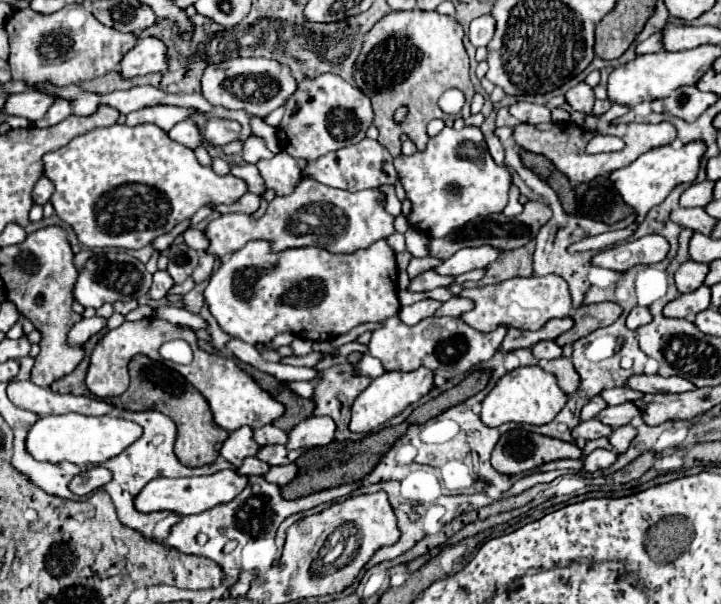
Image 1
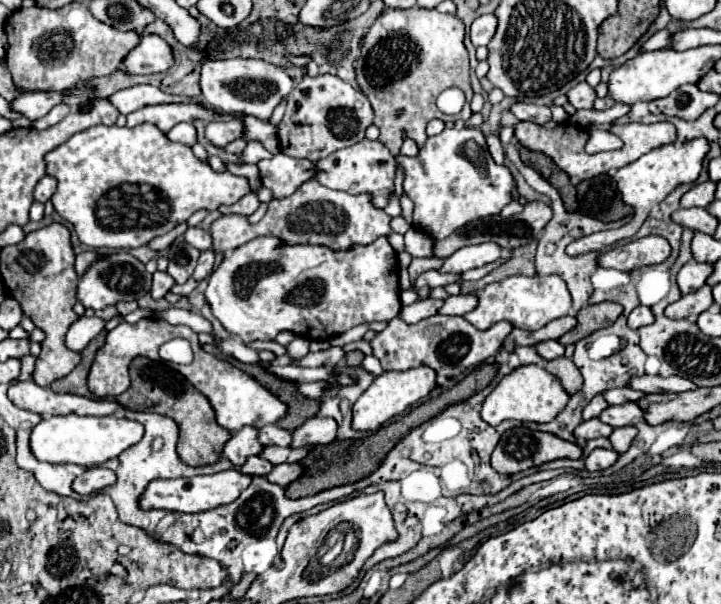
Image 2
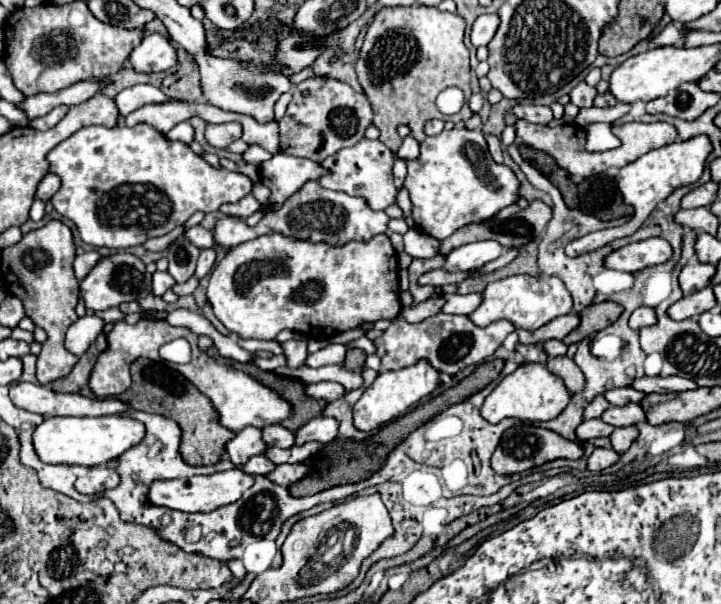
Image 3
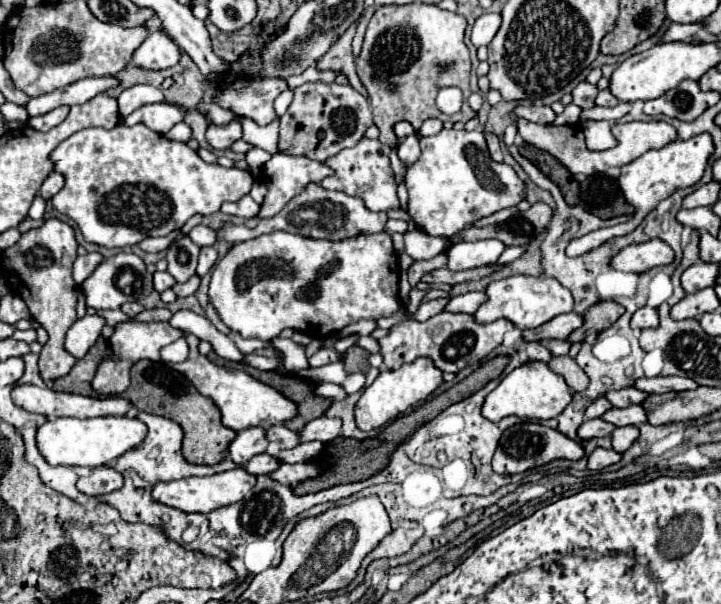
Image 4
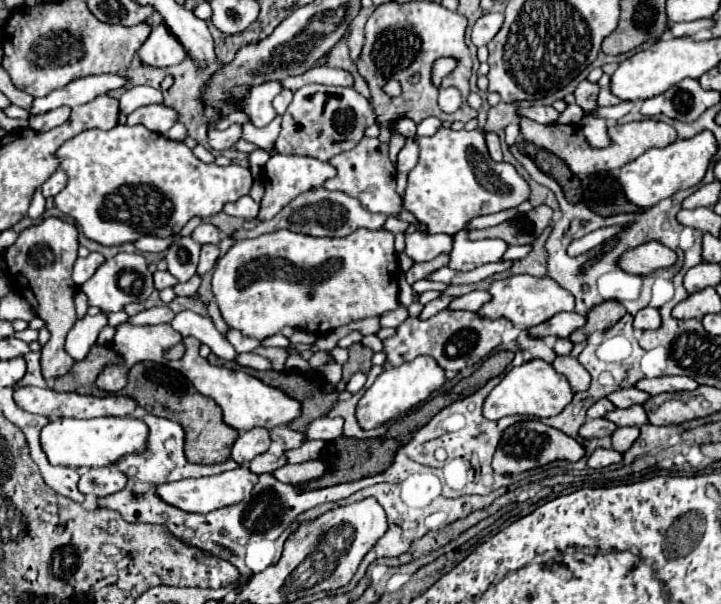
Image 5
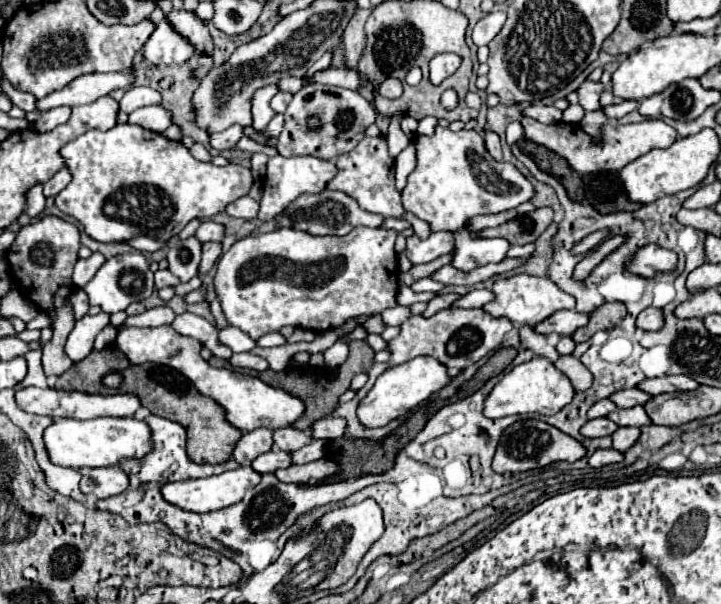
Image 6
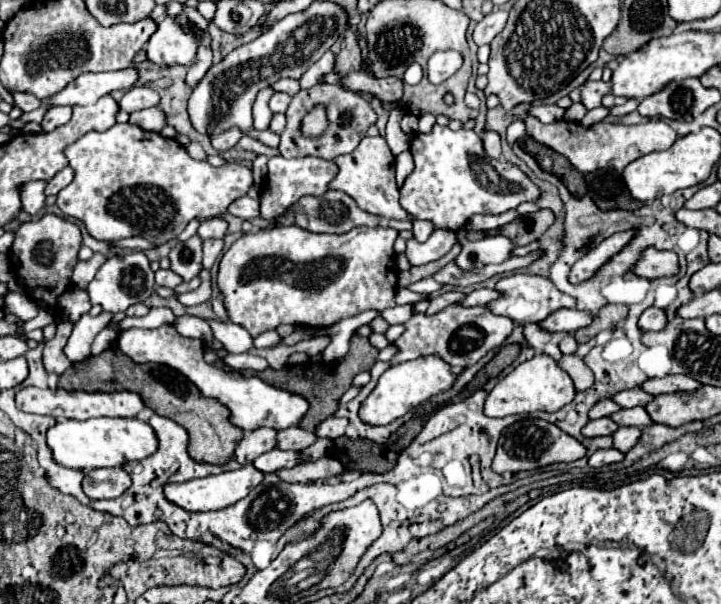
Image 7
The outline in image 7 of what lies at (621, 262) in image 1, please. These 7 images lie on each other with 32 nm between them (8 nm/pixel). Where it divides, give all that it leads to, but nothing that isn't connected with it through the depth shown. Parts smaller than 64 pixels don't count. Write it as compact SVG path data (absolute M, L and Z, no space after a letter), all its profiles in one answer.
M648 248L648 250L642 254L642 258L636 262L634 272L636 272L638 276L648 278L648 280L666 278L666 276L676 276L676 274L680 272L678 256L676 256L674 252Z

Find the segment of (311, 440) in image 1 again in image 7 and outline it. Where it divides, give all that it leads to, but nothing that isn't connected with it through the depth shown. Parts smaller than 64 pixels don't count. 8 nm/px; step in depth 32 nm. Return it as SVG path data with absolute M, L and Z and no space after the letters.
M330 416L330 418L326 418L326 420L316 428L316 436L318 436L318 438L332 438L332 440L336 440L336 438L344 436L346 426L348 426L348 420L346 420L346 418Z

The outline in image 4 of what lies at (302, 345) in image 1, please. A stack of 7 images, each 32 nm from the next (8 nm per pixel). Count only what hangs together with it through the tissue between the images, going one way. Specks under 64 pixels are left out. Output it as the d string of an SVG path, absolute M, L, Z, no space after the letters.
M276 336L274 340L270 340L270 346L274 346L276 350L280 350L280 352L286 354L288 372L300 372L300 370L310 368L310 366L308 366L308 360L306 360L306 356L304 356L304 346L302 346L302 344L296 344L296 342L288 340L288 338Z

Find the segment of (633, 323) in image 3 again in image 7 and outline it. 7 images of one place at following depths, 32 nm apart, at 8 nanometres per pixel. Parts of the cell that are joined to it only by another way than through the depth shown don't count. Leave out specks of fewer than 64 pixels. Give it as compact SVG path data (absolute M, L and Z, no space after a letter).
M652 306L652 308L642 312L642 316L640 316L640 328L644 332L650 332L650 330L656 332L656 330L662 330L664 326L666 326L666 314L664 314L664 310Z

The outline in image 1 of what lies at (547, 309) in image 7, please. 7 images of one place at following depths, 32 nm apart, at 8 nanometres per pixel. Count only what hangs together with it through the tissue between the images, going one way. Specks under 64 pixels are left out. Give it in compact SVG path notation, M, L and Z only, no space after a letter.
M530 276L530 278L510 278L500 284L490 284L484 288L462 290L460 296L472 298L474 308L460 318L480 332L490 332L498 324L506 324L520 330L538 330L552 318L564 318L572 312L572 300L568 292L568 284L560 276Z

